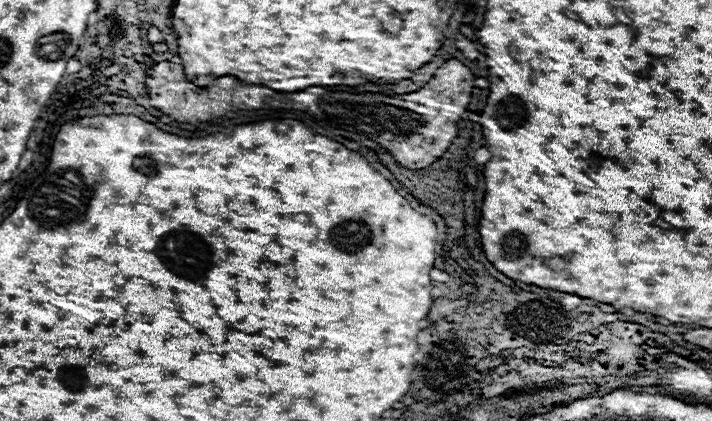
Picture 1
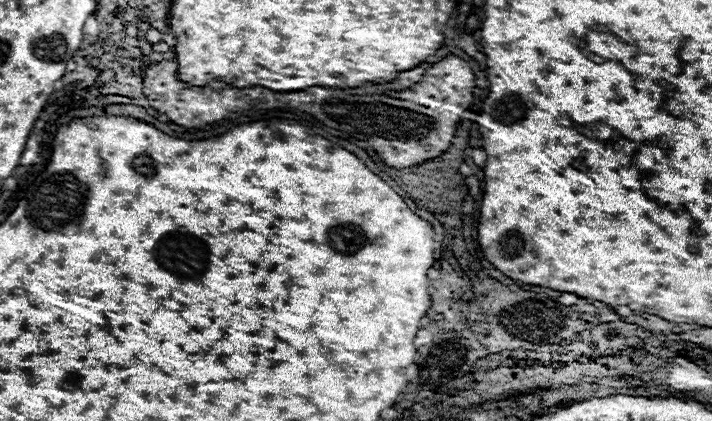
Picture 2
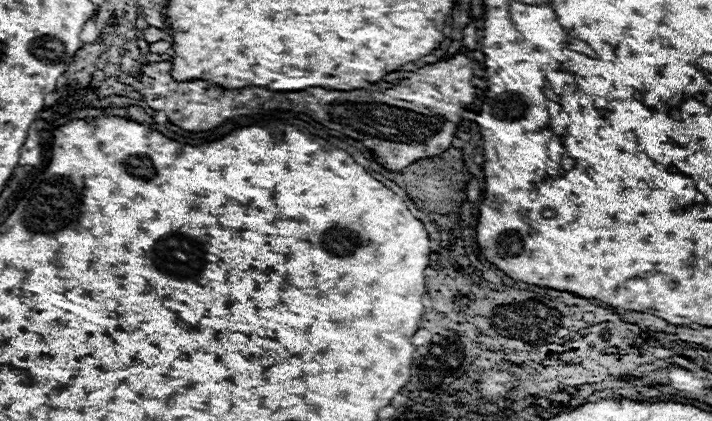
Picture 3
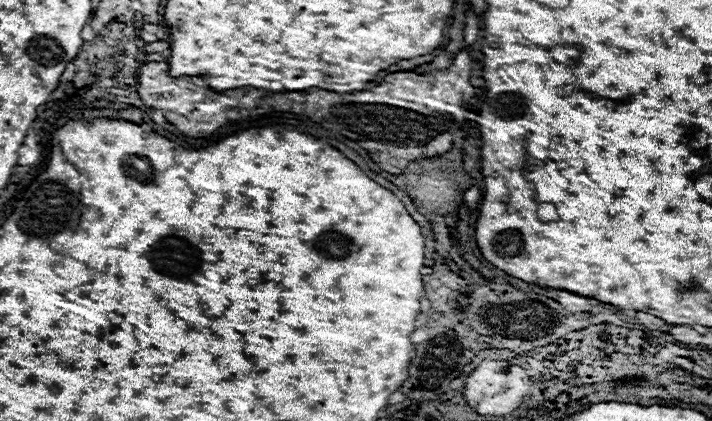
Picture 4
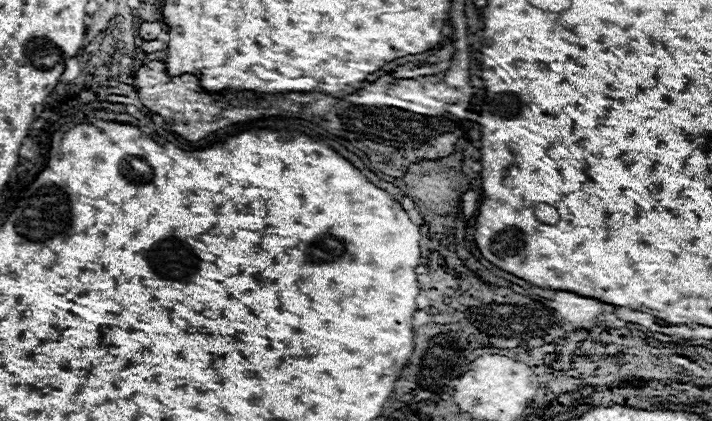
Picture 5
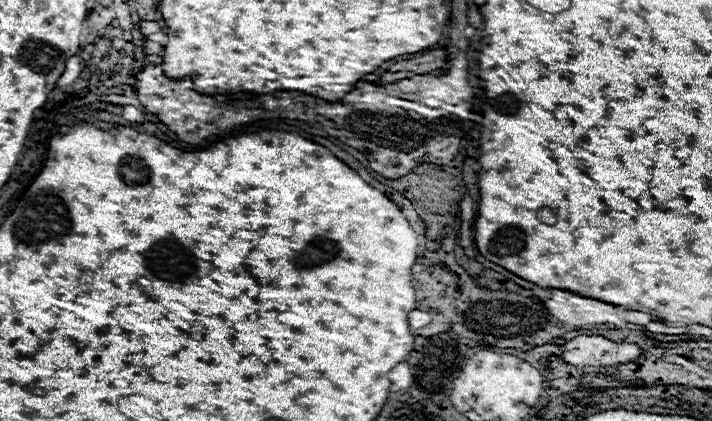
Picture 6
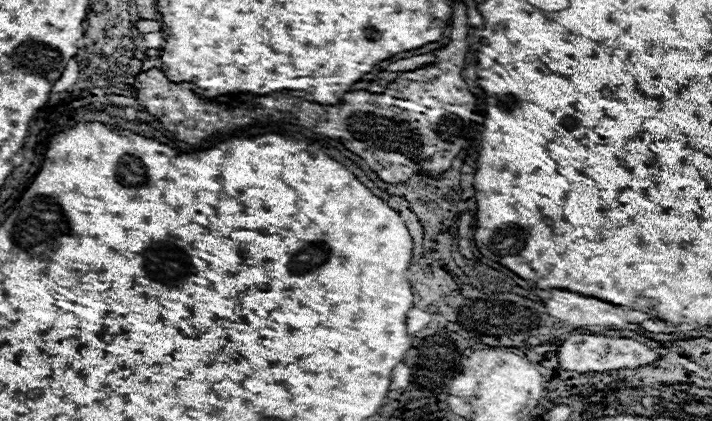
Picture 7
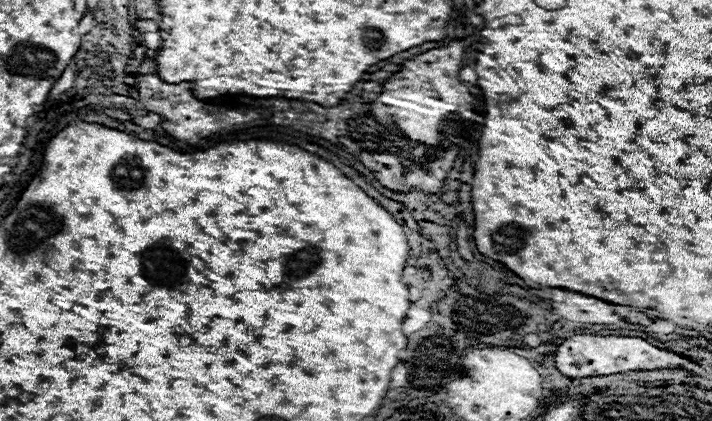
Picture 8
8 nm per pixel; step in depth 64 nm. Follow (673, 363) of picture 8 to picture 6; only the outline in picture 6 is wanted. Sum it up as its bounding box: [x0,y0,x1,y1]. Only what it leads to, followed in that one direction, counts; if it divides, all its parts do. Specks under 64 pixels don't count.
[562,336,642,366]

